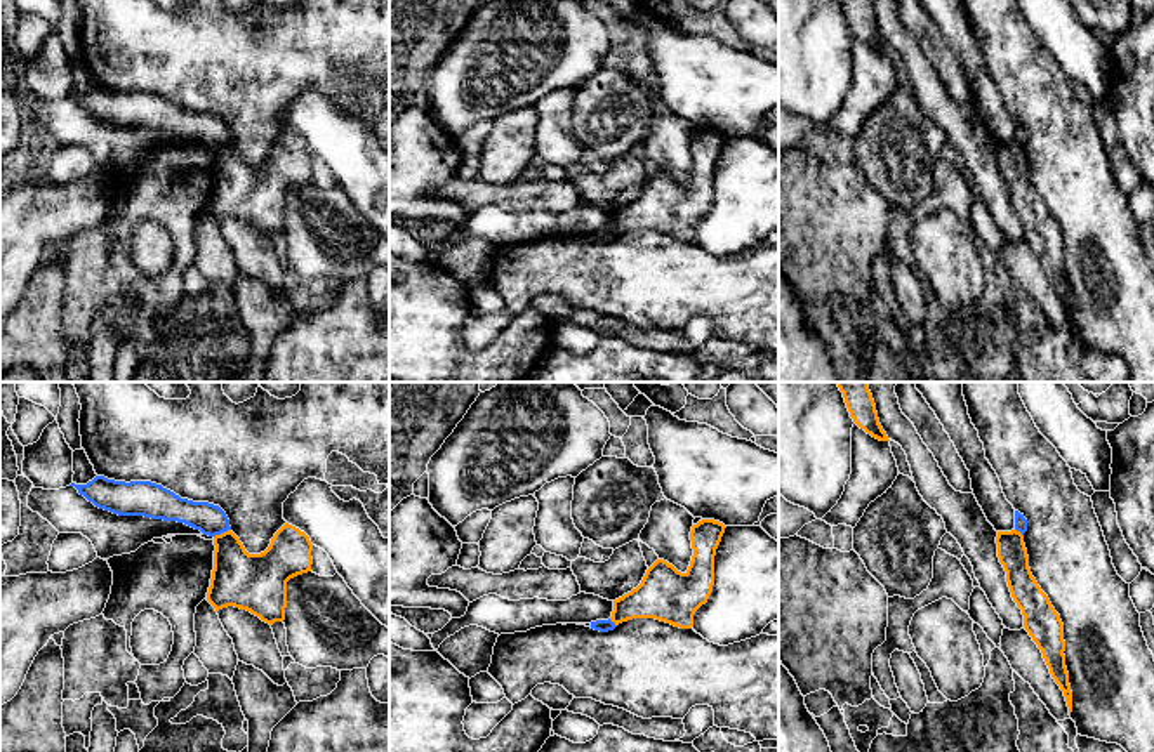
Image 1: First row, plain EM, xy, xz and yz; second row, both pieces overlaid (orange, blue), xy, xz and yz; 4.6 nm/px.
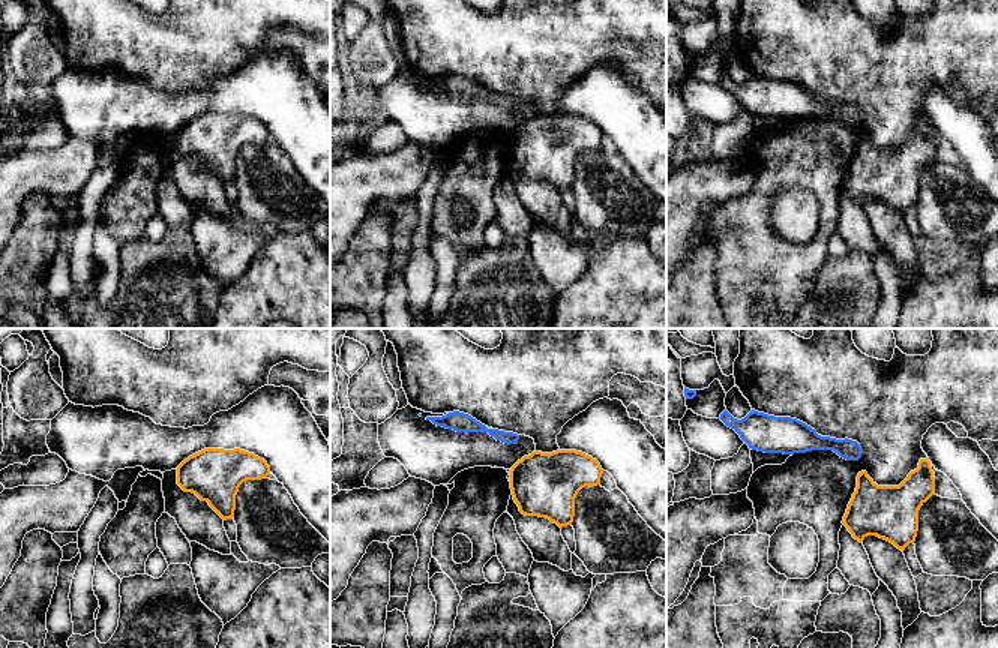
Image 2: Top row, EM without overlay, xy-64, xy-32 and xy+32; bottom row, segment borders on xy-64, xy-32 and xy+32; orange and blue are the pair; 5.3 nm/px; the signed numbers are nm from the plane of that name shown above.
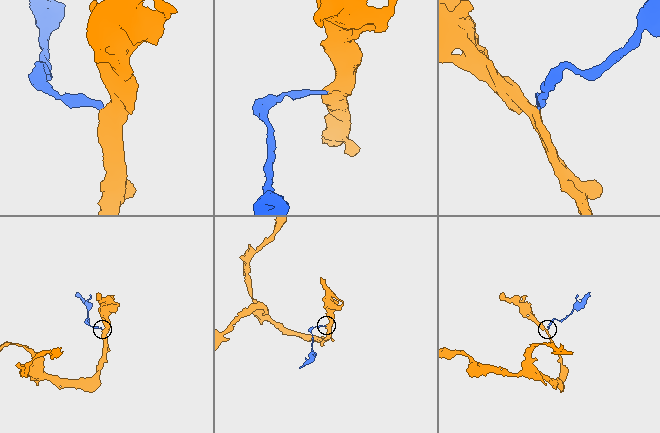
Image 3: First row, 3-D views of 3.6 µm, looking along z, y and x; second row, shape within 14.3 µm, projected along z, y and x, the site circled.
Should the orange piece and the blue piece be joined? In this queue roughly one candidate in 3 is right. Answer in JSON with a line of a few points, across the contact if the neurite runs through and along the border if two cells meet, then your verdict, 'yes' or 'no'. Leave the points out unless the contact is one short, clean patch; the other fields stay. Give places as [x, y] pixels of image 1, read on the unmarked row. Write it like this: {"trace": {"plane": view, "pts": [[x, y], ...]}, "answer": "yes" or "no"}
{"trace": {"plane": "xy", "pts": [[230, 139], [214, 148]]}, "answer": "no"}

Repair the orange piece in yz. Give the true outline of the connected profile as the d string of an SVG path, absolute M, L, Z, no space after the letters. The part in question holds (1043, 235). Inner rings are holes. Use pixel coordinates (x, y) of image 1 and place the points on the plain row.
M1017 141L998 142L996 155L1011 208L1022 221L1024 238L1041 261L1051 288L1064 302L1071 327L1072 302L1065 278L1065 252L1060 226L1031 184L1024 146Z

